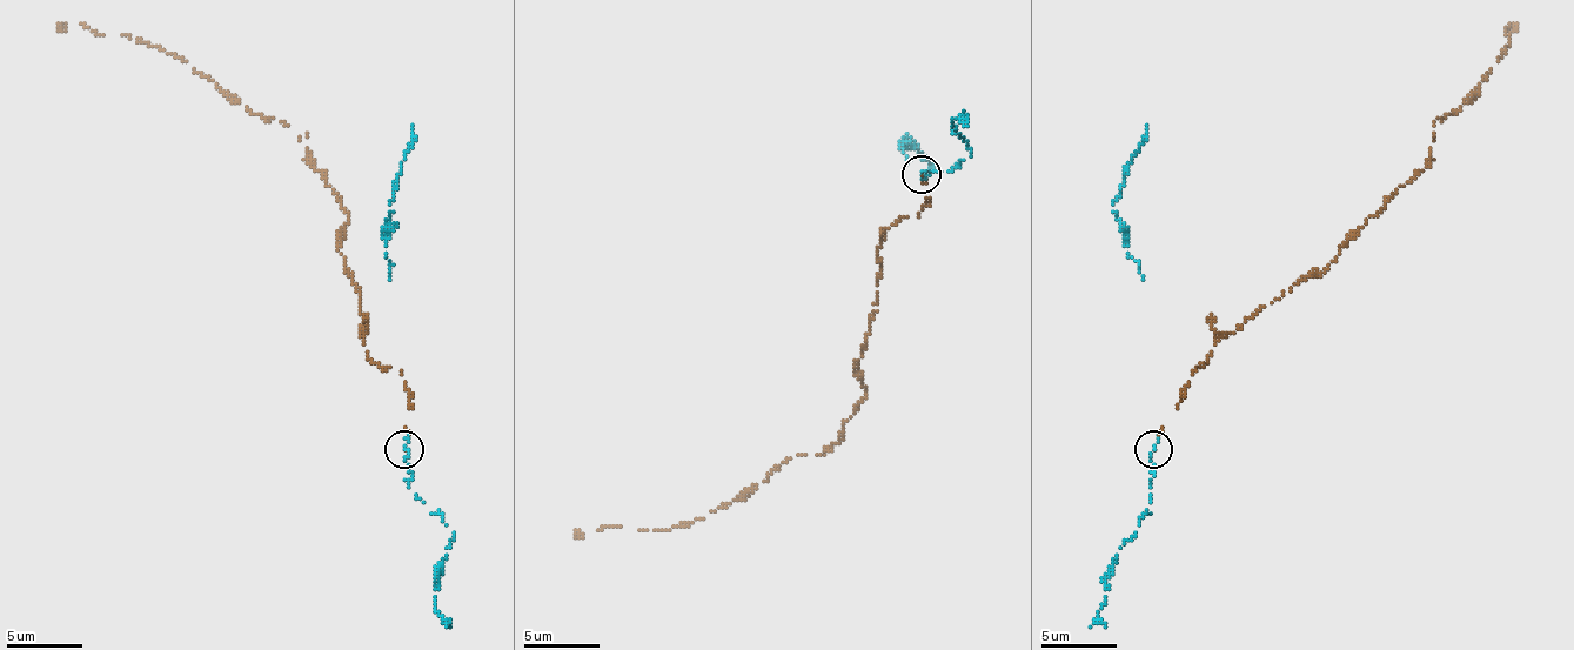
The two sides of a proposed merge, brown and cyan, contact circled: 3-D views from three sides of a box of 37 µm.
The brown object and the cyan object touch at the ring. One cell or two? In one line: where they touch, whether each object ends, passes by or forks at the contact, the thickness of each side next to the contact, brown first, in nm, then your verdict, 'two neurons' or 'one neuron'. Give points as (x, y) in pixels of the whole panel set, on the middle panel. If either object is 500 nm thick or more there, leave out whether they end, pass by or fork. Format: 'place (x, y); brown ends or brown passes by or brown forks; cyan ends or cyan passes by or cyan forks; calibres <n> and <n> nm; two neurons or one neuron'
place (921, 174); brown ends; cyan ends; calibres 100 and 240 nm; two neurons

